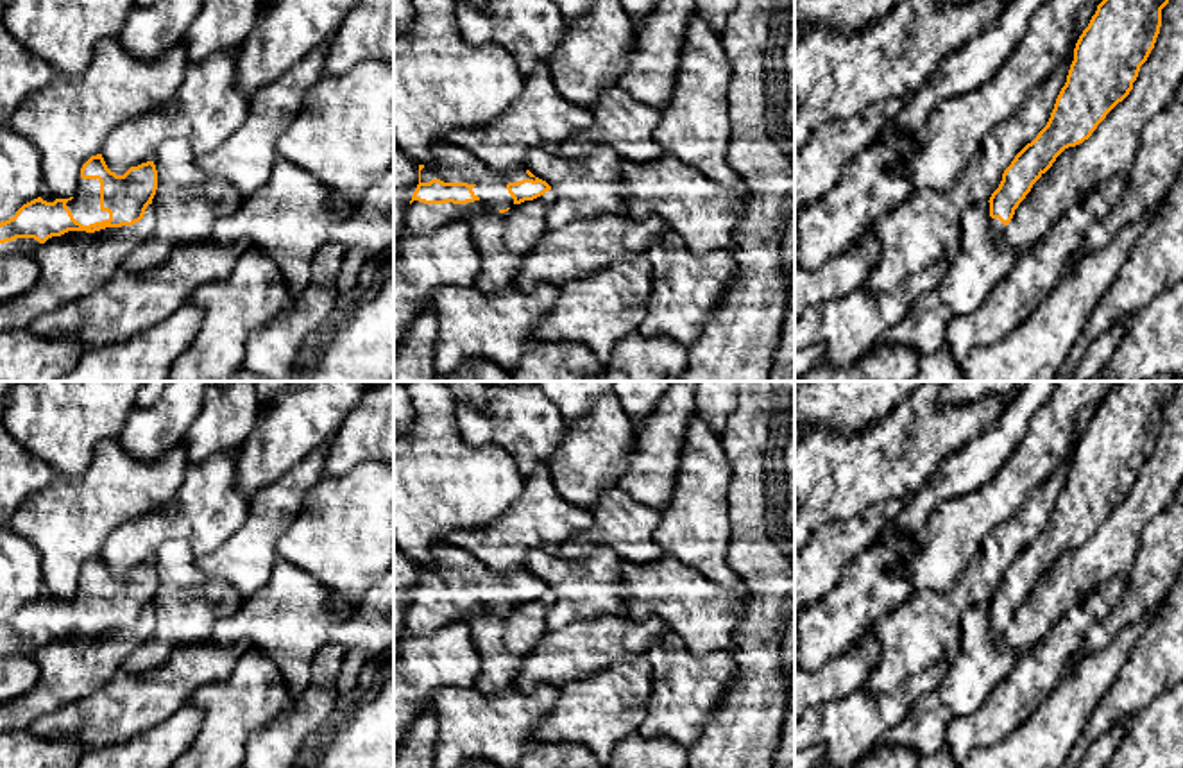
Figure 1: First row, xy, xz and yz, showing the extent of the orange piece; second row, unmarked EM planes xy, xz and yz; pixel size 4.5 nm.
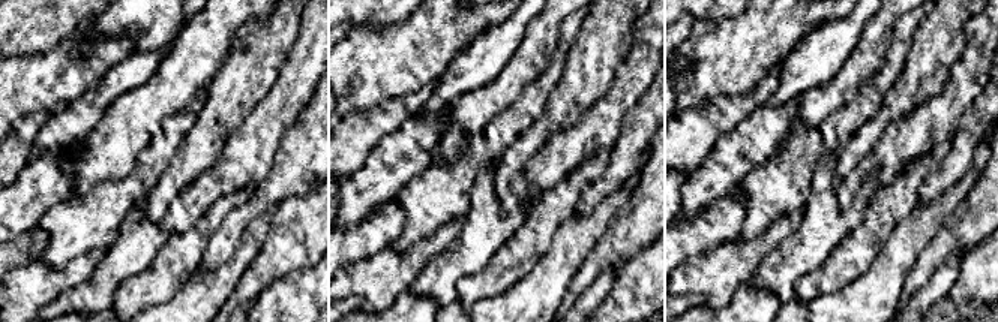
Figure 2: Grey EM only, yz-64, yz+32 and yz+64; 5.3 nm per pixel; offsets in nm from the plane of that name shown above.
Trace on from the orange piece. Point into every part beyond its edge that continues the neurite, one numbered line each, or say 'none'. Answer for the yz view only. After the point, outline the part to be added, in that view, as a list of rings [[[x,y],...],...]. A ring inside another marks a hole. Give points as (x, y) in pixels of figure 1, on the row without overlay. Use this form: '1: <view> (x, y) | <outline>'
1: yz (997, 629) | [[[992,619],[992,636],[993,636],[995,644],[999,646],[1002,643],[1004,628],[1006,627],[999,619]]]

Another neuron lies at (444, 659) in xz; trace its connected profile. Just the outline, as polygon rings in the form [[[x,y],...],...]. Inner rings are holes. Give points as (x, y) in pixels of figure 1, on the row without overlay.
[[[449,623],[431,634],[406,636],[394,646],[394,755],[410,727],[422,713],[433,711],[433,695],[440,689],[472,689],[480,668],[467,623]]]

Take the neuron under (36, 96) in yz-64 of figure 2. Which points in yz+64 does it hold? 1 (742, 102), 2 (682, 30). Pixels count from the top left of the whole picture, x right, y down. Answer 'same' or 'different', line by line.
1: different
2: different

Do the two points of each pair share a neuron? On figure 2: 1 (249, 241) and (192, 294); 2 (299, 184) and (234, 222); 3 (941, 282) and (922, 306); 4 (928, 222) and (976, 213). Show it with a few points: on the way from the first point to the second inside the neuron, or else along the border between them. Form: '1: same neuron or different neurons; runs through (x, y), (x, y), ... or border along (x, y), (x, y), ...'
1: same neuron; runs through (242, 258), (209, 291)
2: same neuron; runs through (282, 184), (251, 210)
3: same neuron; runs through (935, 288), (923, 300)
4: different neurons; border along (968, 193), (949, 214), (941, 229), (925, 249)

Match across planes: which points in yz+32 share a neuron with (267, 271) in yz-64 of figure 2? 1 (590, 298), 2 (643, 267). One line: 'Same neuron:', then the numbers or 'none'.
Same neuron: none

